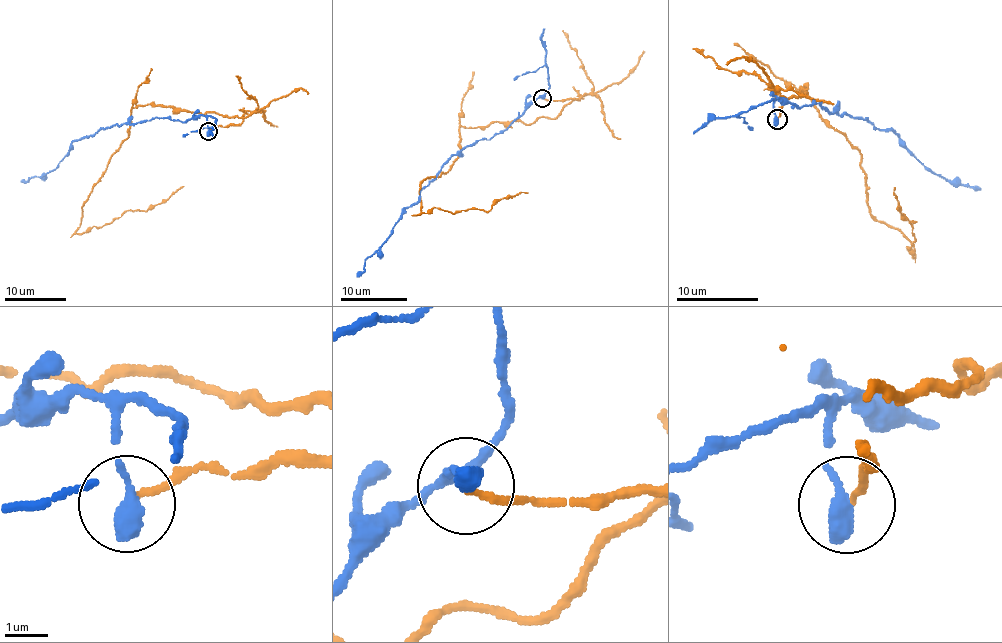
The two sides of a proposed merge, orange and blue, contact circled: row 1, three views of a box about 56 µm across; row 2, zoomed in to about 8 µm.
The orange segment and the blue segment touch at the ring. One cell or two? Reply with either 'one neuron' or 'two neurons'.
two neurons

